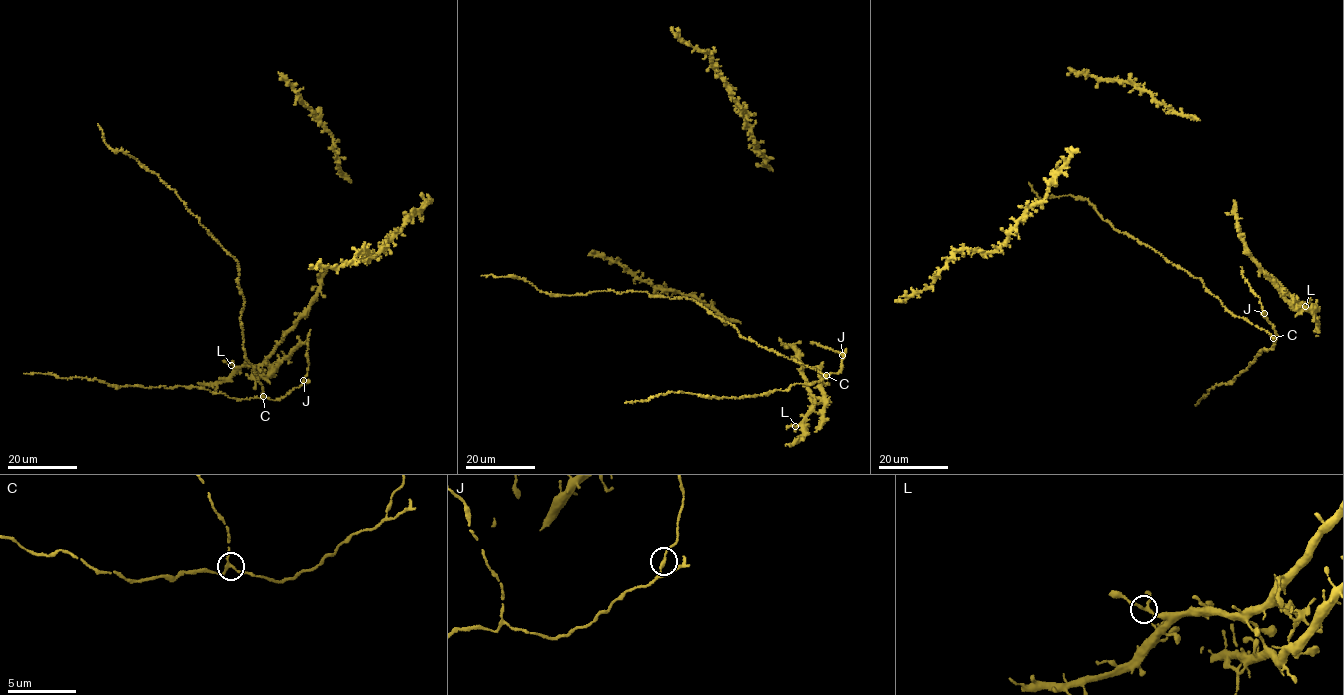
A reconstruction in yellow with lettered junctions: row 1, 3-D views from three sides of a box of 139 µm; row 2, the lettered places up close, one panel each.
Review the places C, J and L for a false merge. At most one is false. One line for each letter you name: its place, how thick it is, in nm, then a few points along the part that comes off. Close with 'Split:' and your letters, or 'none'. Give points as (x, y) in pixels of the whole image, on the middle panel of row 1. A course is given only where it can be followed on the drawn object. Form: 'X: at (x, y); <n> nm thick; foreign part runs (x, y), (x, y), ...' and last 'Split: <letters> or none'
J: at (842, 355); 180 nm thick; foreign part runs (842, 355), (810, 341)
Split: J

